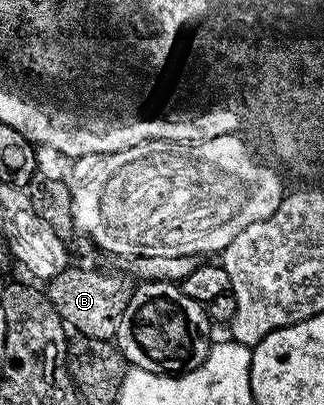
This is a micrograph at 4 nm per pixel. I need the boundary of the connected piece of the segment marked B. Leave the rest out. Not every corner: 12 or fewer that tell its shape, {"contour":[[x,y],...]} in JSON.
{"contour":[[64,270],[47,293],[66,327],[116,339],[128,273]]}

